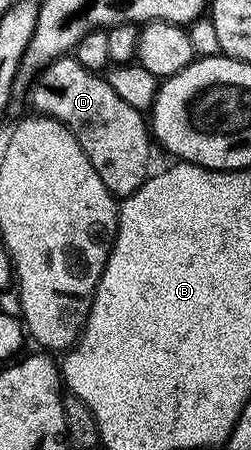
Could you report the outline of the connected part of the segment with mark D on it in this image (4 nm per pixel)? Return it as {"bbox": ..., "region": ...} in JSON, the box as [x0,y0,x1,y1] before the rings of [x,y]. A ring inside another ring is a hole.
{"bbox":[31,54,153,198],"region":[[[68,54],[66,56],[60,56],[59,59],[51,61],[38,76],[34,77],[33,83],[35,84],[31,88],[31,104],[36,113],[41,116],[51,116],[55,120],[60,120],[62,124],[67,126],[70,132],[75,135],[77,142],[81,142],[81,150],[85,150],[85,158],[89,158],[89,162],[93,162],[93,170],[97,170],[97,175],[101,177],[101,182],[105,182],[105,186],[110,190],[112,196],[116,198],[126,198],[132,196],[144,182],[146,182],[149,175],[149,169],[147,167],[151,164],[151,144],[153,148],[153,137],[149,131],[149,120],[142,111],[135,109],[133,106],[125,102],[124,98],[121,98],[109,81],[102,75],[90,72],[85,66],[81,66],[81,62],[75,60],[74,55]]]}

